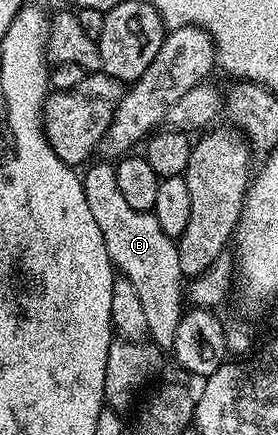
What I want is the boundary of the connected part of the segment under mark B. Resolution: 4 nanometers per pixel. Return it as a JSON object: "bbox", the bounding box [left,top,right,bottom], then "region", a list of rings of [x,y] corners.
{"bbox":[82,161,182,332],"region":[[[111,161],[109,163],[94,163],[88,171],[83,171],[82,181],[86,192],[86,204],[90,204],[90,212],[102,232],[112,265],[119,273],[120,270],[124,273],[123,277],[136,290],[138,300],[141,301],[142,312],[146,314],[149,331],[155,332],[155,330],[162,329],[163,326],[166,328],[165,331],[175,330],[182,313],[182,305],[180,306],[180,298],[182,302],[182,286],[180,290],[182,275],[176,251],[177,243],[170,236],[166,236],[166,232],[162,232],[155,213],[147,210],[135,210],[130,208],[130,204],[126,204],[126,200],[122,200],[122,192],[118,192],[118,180]]]}

